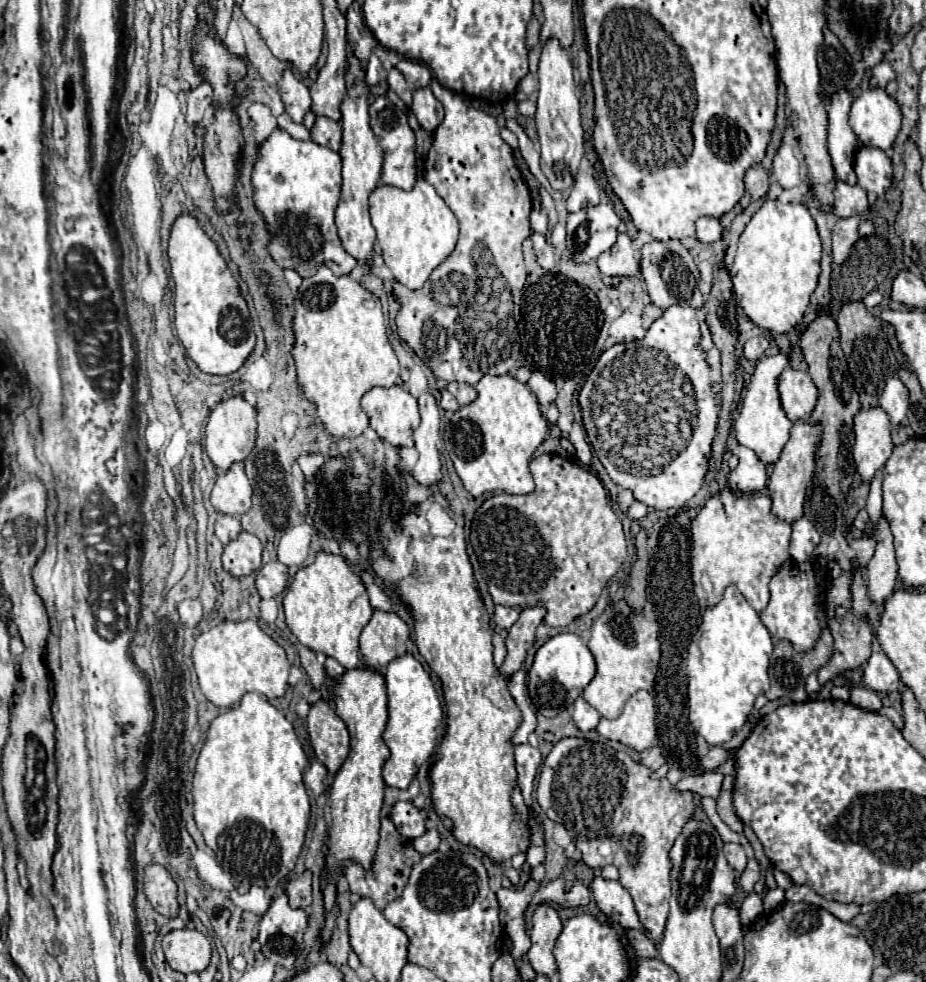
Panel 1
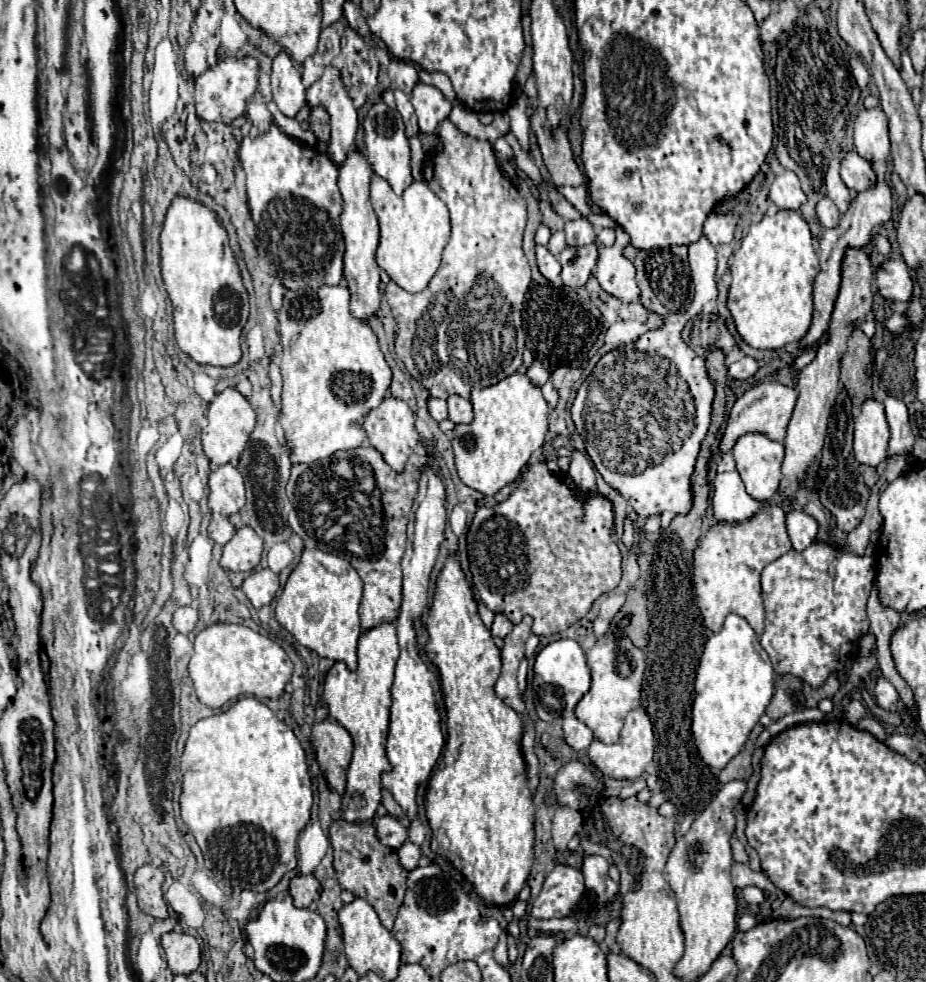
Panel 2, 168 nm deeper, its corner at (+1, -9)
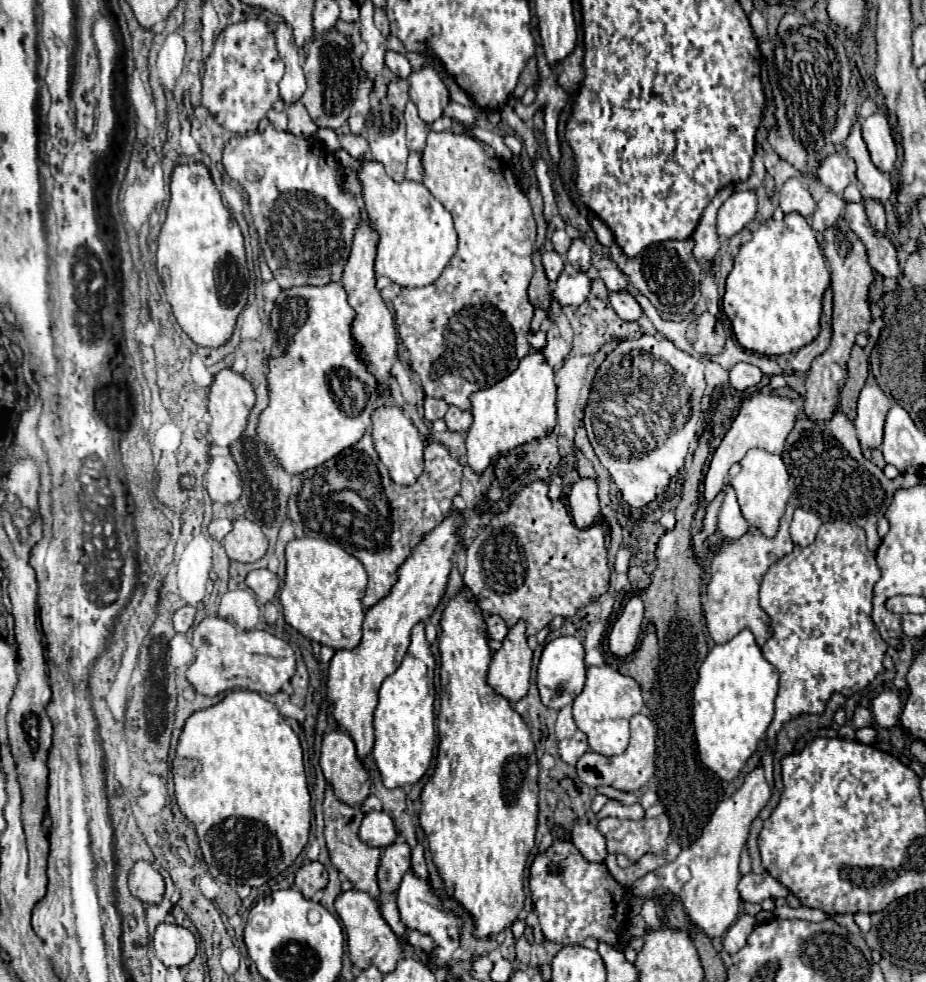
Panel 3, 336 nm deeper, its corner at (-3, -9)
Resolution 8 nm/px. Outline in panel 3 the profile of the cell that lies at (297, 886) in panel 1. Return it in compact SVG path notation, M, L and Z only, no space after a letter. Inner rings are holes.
M306 863L296 873L296 887L304 895L304 899L312 899L312 895L328 885L328 871L322 863Z

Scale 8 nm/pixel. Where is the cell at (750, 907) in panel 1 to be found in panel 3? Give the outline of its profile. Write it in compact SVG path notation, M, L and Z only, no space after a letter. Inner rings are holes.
M744 913L738 917L738 921L728 929L726 937L724 937L724 951L726 953L736 953L738 949L742 949L746 945L748 935L752 933L752 929L756 927L756 917Z

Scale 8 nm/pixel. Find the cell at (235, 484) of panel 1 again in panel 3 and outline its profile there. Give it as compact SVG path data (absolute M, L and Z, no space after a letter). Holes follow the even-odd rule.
M232 455L214 457L206 473L206 489L214 503L236 503L242 497L242 477Z

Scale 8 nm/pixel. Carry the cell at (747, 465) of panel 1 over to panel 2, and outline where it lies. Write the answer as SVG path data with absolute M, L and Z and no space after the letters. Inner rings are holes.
M736 471L718 473L712 481L712 511L720 523L740 523L750 519L762 505L756 503L740 483Z

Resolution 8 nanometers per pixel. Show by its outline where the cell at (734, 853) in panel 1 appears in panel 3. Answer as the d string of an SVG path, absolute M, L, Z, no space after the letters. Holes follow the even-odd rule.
M756 873L742 875L742 879L738 883L738 891L740 891L740 897L744 901L752 901L752 903L762 903L768 897L770 899L786 897L790 893L780 881L776 881L768 873L762 873L762 875L756 875Z

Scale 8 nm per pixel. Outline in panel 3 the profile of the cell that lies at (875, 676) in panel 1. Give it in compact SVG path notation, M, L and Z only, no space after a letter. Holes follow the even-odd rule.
M884 691L872 701L872 713L880 727L888 729L900 723L902 713L902 701L896 691Z

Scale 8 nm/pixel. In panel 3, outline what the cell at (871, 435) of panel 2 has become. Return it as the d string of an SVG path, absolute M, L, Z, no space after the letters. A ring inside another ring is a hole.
M876 383L864 385L858 397L858 417L854 421L860 445L864 449L878 449L884 433L884 419L890 409L890 399Z

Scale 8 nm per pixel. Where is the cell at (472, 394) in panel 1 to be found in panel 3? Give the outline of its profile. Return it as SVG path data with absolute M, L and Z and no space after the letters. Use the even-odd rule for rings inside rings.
M450 405L448 413L444 415L444 421L446 421L450 431L466 431L472 425L472 413L470 411L460 411L458 407Z

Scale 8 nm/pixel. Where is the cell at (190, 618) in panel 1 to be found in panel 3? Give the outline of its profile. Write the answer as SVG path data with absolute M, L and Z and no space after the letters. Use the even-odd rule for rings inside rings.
M190 605L178 609L174 613L174 629L176 629L176 633L188 633L194 627L194 615L196 615L196 609L190 607Z

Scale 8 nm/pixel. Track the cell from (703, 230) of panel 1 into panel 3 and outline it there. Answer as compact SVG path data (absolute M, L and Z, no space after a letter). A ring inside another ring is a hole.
M736 191L724 201L718 211L718 235L734 237L742 231L756 215L756 193L754 191Z

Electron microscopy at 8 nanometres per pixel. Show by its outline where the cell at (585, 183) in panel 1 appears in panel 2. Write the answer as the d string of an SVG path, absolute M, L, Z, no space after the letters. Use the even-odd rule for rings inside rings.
M582 217L578 221L566 221L566 245L568 247L578 247L578 245L590 245L596 239L596 233L592 229L592 223Z

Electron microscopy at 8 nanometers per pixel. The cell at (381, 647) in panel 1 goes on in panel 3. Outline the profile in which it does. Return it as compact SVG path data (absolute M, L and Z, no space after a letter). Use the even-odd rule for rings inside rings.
M366 433L356 445L348 447L346 451L342 451L340 455L322 463L320 467L294 475L292 477L292 497L296 499L300 523L302 523L306 537L316 537L316 529L320 529L320 537L324 537L328 541L336 541L344 551L354 555L358 561L362 561L362 565L368 573L368 587L366 587L362 605L368 611L380 599L384 599L384 595L388 595L388 591L396 583L396 571L398 571L400 563L404 563L404 559L408 559L408 555L412 553L416 543L420 543L420 539L428 531L432 531L452 511L452 499L456 495L460 495L460 485L462 485L462 467L450 455L450 451L440 443L426 445L424 471L414 485L400 487L400 485L392 483L386 467L378 459L370 433ZM336 485L346 485L346 487L340 487L336 491ZM358 489L364 489L364 497L358 495Z

